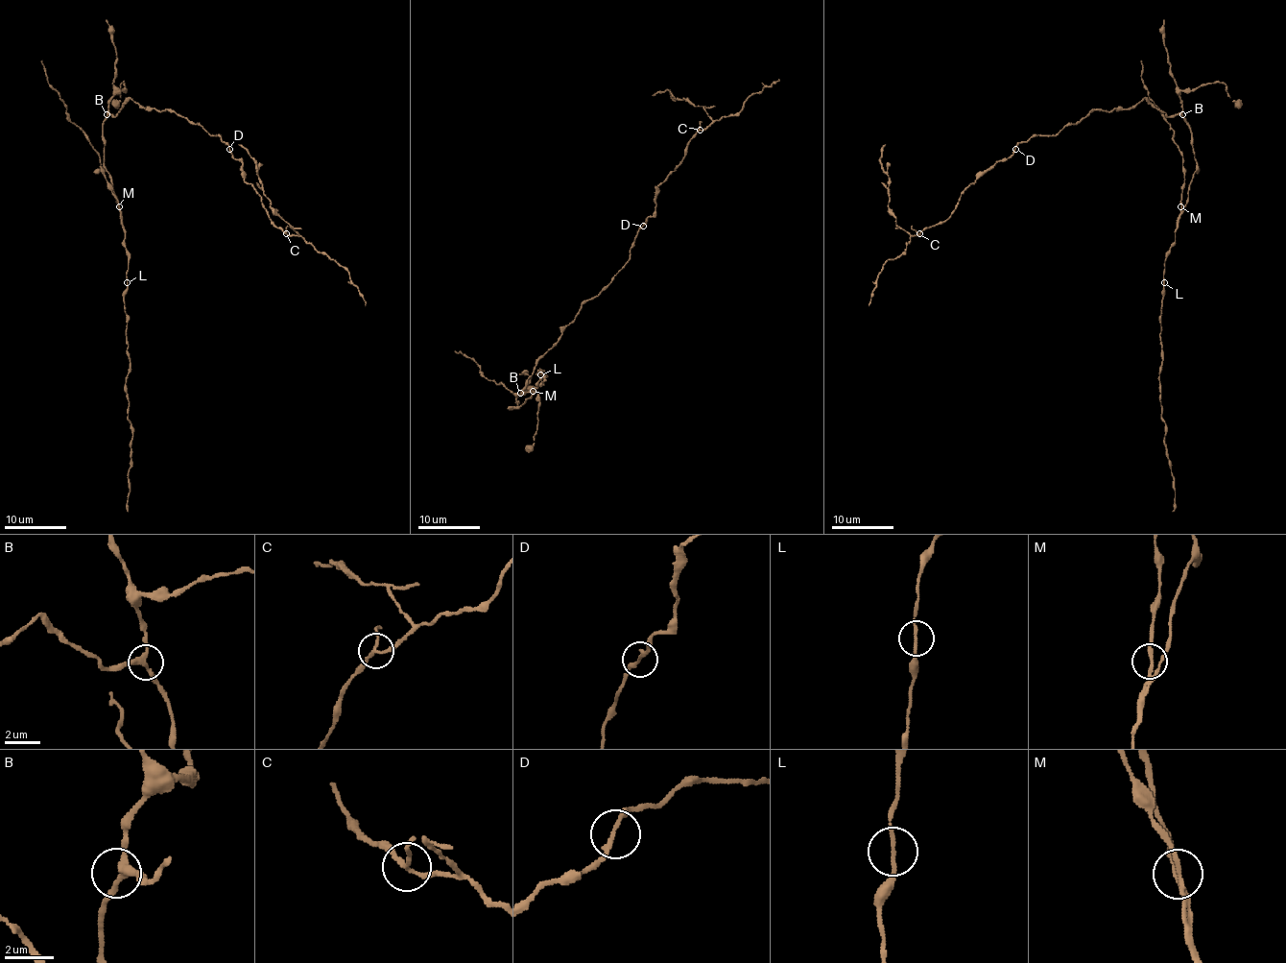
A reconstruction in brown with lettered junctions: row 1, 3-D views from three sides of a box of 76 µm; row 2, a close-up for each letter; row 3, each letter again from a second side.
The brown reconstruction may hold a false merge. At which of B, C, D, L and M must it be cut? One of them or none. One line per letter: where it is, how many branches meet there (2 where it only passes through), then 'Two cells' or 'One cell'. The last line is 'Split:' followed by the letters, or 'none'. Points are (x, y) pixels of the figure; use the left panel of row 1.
B: Place: (107, 114). Branches: 3. One cell
C: Place: (286, 233). Branches: 3. One cell
D: Place: (229, 149). Branches: 2. One cell
L: Place: (127, 282). Branches: 2. One cell
M: Place: (119, 206). Branches: 3. One cell
Split: none

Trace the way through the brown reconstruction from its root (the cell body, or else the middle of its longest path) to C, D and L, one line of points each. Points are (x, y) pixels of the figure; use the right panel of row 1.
C: (1146, 100), (1131, 108), (1092, 109), (1055, 134), (1022, 141), (964, 191), (945, 220), (919, 232)
D: (1146, 100), (1142, 99), (1131, 108), (1092, 109), (1055, 134), (1035, 134), (1022, 141), (1015, 149)
L: (1146, 100), (1168, 116), (1183, 119), (1196, 161), (1188, 200), (1165, 261), (1163, 282)

